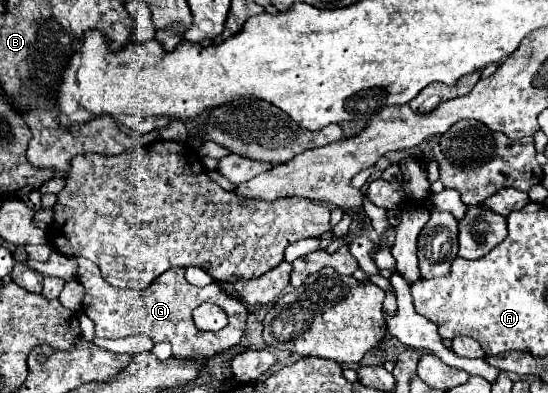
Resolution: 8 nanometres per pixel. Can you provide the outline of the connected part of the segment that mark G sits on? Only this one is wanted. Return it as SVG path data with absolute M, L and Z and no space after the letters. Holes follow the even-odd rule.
M77 257L79 271L77 281L85 287L85 299L83 299L83 311L89 315L89 319L95 323L97 337L107 339L121 339L129 335L147 335L153 343L171 343L173 353L177 357L185 359L205 359L219 351L227 351L233 345L241 343L243 331L245 331L245 319L247 309L233 297L225 295L217 283L211 283L207 287L195 287L185 279L185 269L173 267L159 275L147 289L133 291L133 289L119 289L119 287L105 287L103 277L89 277L89 259ZM201 303L215 303L219 305L227 317L229 323L217 333L203 333L193 323L193 309L197 309Z

